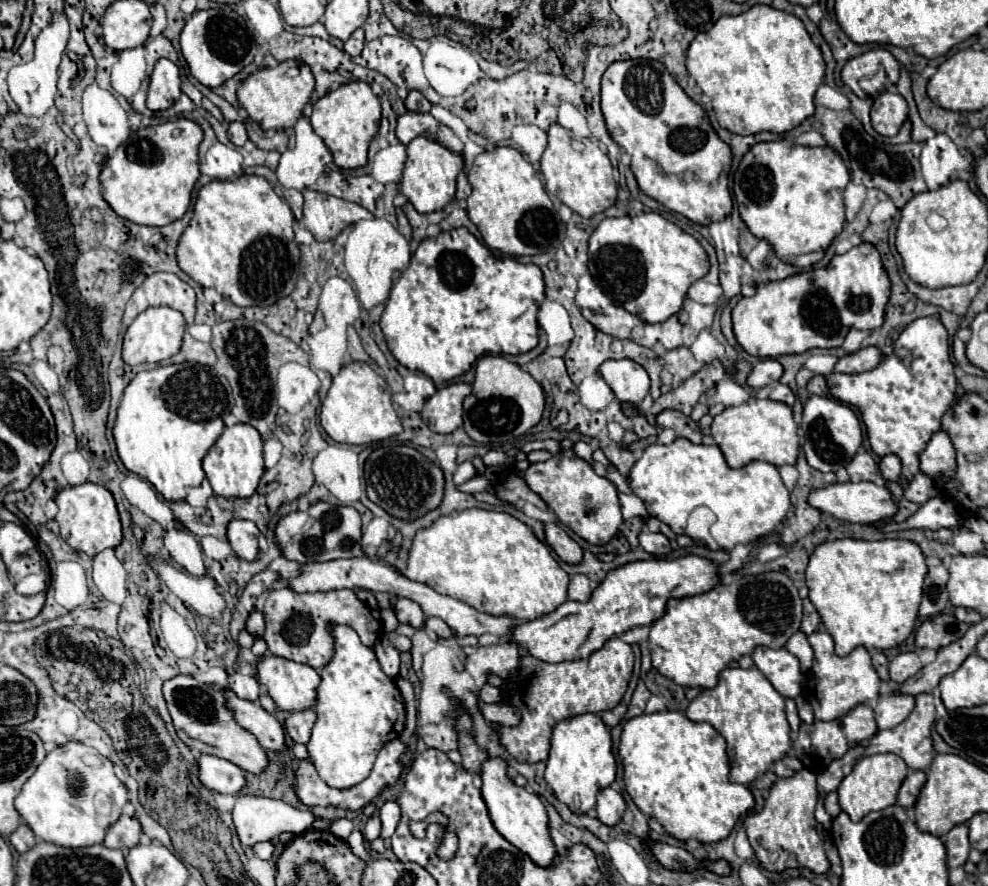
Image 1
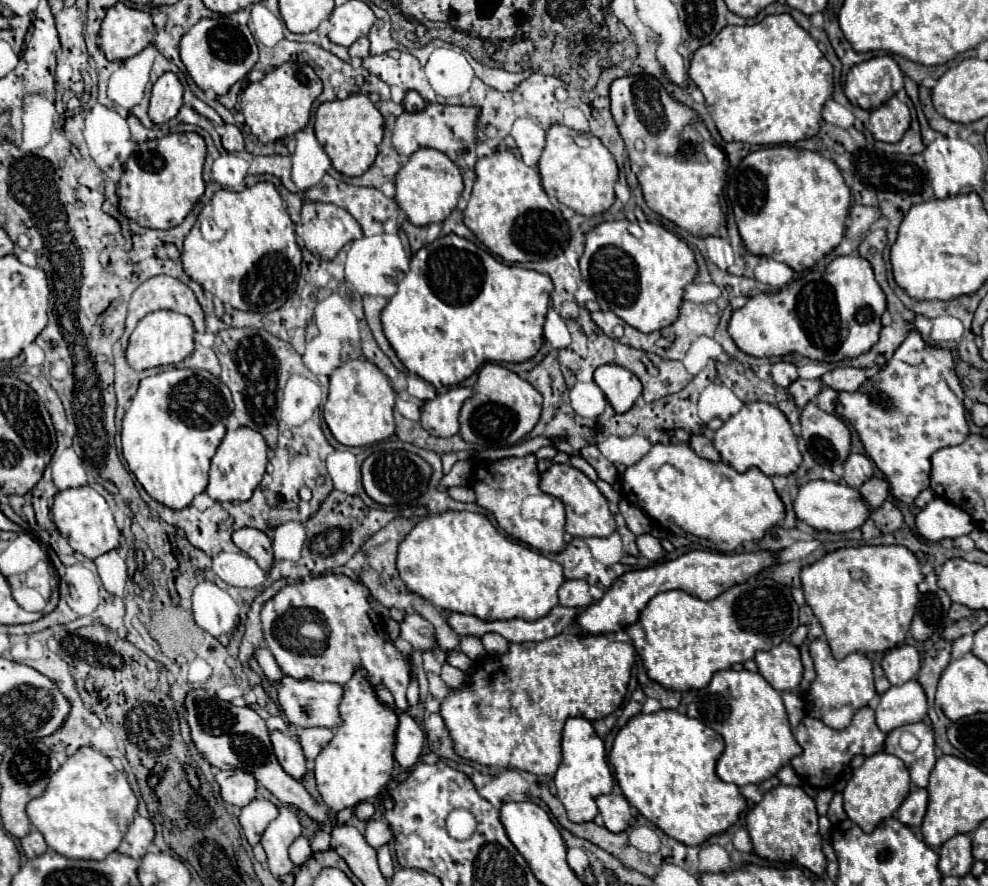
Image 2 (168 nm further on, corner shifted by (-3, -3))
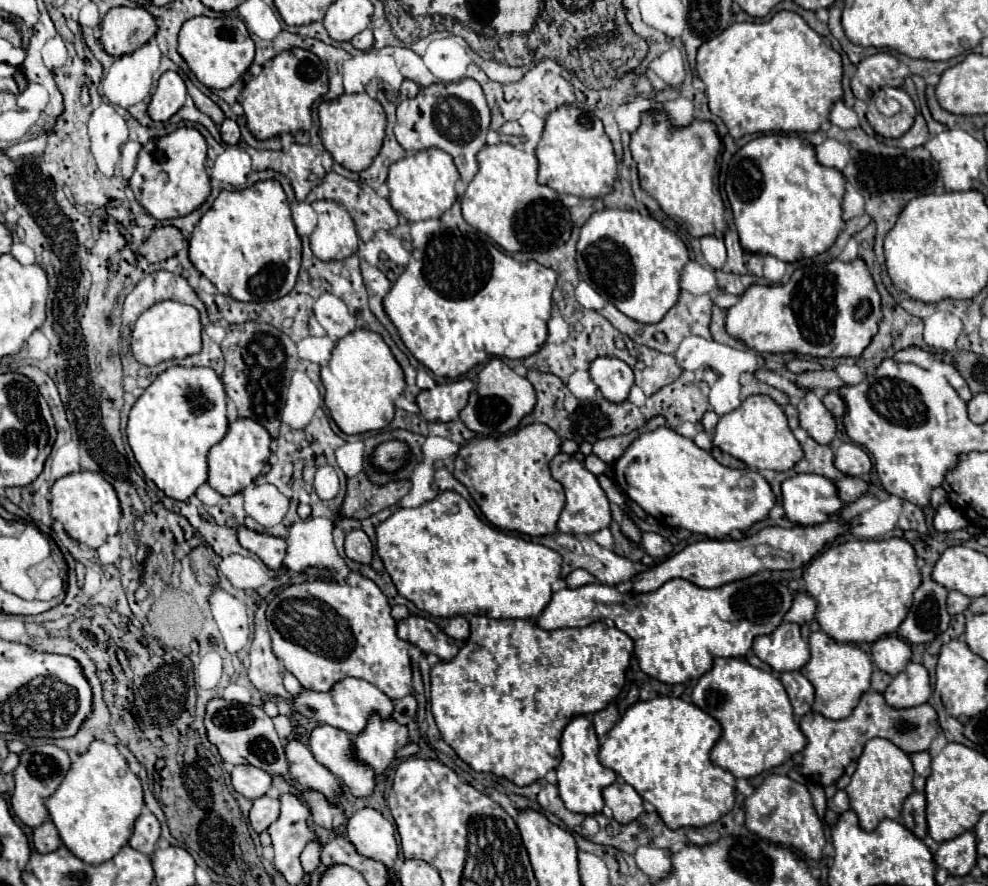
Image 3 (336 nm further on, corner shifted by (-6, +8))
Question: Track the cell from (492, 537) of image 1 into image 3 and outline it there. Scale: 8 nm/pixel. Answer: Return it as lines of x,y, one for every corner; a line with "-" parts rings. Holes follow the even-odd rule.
445,490
417,508
395,510
377,526
375,534
377,554
383,560
397,594
411,600
419,610
425,610
431,616
449,618
457,614
479,614
491,618
537,618
547,606
547,600
551,600
551,584
561,574
561,560
555,550
493,528
453,490

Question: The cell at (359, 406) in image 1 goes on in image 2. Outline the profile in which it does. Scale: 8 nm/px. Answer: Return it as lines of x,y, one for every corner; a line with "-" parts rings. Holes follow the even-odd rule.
348,359
330,375
330,395
324,405
324,421
338,443
346,447
370,445
394,435
394,403
396,395
388,377
374,363

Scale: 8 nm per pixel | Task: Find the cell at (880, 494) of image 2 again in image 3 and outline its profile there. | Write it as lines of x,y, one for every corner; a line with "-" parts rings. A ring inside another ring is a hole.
845,476
843,480
835,482
837,486
837,496
841,498
843,504
851,504
853,500
857,500
859,496
863,496
867,492
867,482
863,478
855,478
855,476

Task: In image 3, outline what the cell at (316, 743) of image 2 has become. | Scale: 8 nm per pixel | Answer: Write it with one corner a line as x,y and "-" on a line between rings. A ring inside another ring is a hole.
327,724
317,726
309,738
309,750
315,760
329,768
343,784
353,792
353,796
371,796
375,788
375,772
371,766
359,762
353,754
351,734
331,728

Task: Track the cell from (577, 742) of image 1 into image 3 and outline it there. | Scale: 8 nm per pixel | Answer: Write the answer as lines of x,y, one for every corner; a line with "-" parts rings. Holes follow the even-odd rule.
575,716
567,728
563,730
563,738
561,738
561,764
557,768
557,788
559,788
559,796
565,802
565,806
571,812
577,814
599,814
603,804
603,788
607,788
609,784
613,784
617,780
617,774
613,770
607,770
605,766
599,764
599,742
597,742
597,734
593,730
593,724
587,716

